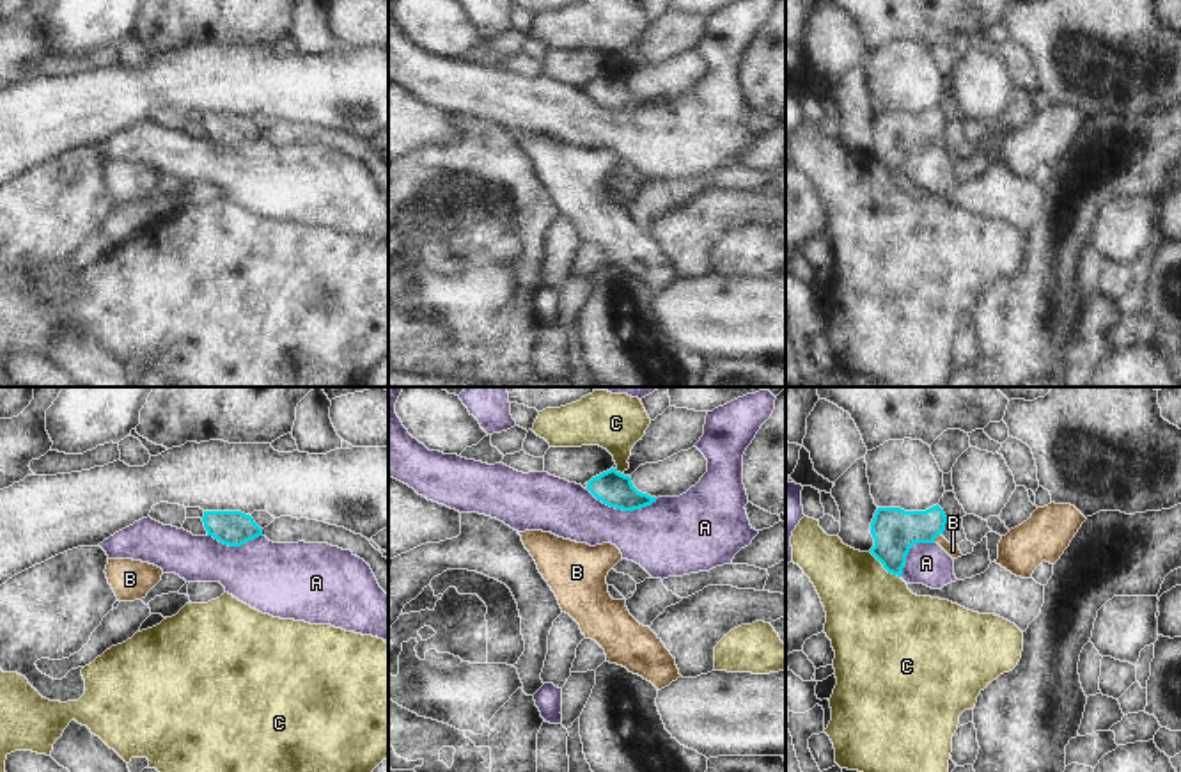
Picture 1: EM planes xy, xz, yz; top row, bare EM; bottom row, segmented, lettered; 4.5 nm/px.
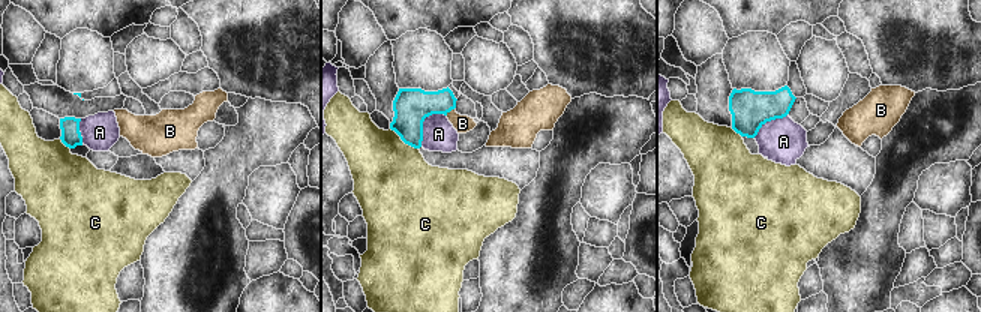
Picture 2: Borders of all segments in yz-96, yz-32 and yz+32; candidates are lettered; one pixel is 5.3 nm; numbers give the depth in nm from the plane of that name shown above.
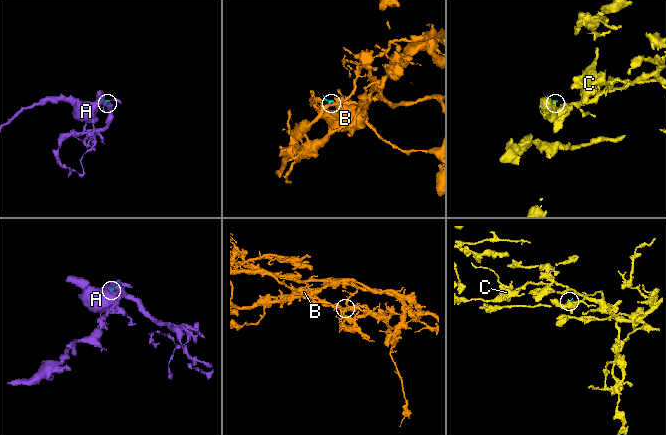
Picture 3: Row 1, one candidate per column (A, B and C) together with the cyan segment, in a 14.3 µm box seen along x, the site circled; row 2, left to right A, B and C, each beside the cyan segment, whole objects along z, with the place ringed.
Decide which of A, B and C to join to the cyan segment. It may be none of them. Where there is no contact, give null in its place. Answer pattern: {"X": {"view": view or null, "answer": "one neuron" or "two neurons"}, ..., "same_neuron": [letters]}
{"A": {"view": "xz", "answer": "two neurons"}, "B": {"view": "yz", "answer": "one neuron"}, "C": {"view": "yz", "answer": "two neurons"}, "same_neuron": ["B"]}

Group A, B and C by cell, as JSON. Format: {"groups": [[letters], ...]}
{"groups": [["A"], ["B"], ["C"]]}

